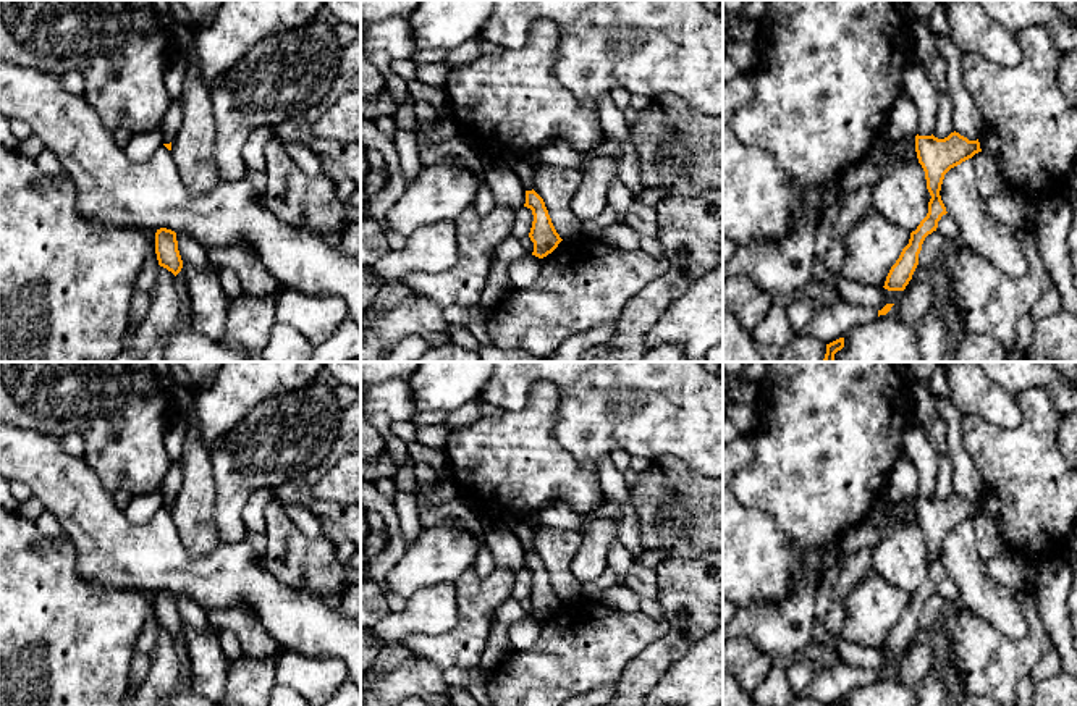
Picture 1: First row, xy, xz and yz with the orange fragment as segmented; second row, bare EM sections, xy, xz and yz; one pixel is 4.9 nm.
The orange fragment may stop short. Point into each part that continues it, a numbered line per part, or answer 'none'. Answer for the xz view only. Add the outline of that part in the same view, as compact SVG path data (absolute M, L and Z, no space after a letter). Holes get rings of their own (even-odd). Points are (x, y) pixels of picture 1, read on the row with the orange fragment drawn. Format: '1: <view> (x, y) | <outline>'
none

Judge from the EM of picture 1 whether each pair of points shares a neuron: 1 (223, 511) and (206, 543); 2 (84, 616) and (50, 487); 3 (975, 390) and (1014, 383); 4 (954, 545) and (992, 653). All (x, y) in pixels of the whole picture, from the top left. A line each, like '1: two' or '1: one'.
1: two
2: two
3: two
4: two

